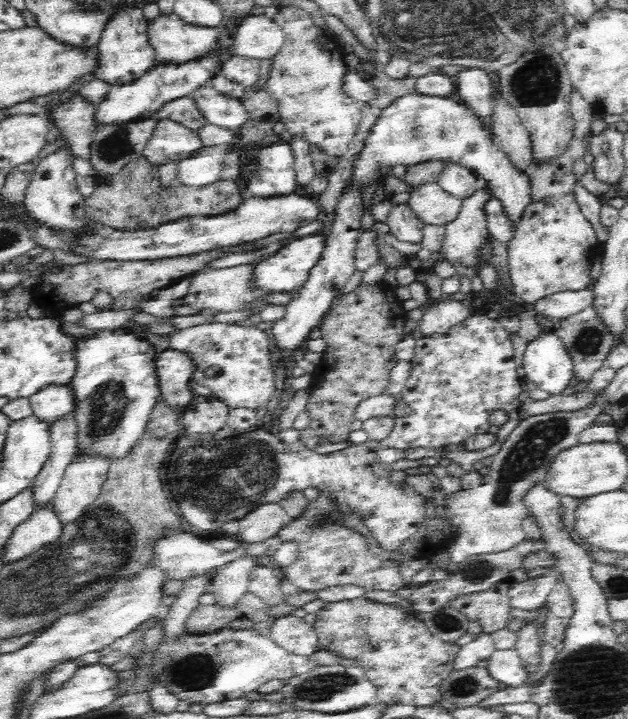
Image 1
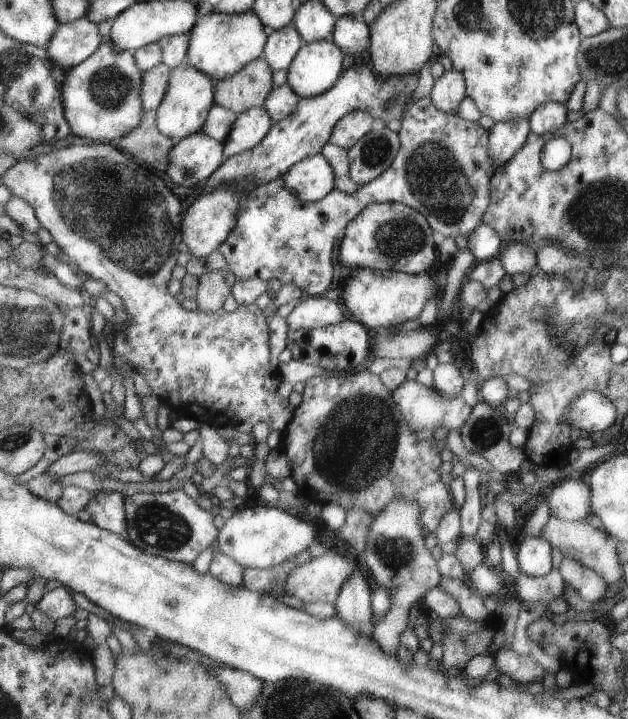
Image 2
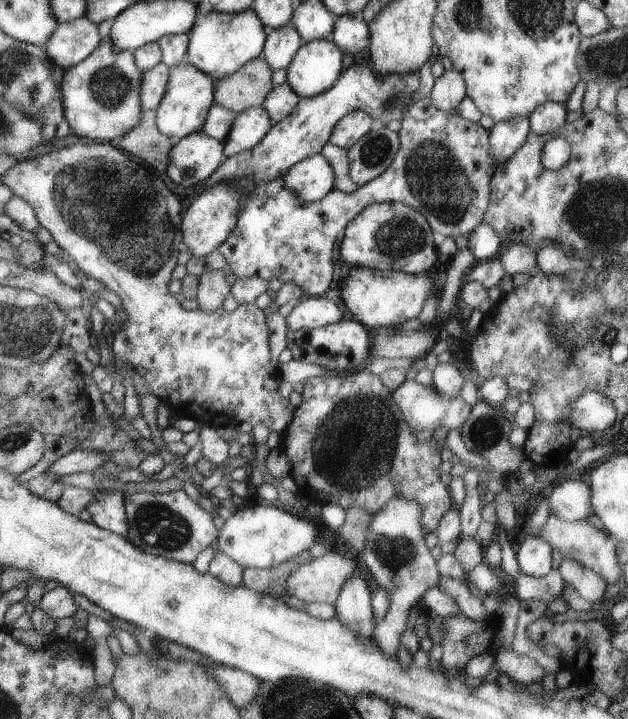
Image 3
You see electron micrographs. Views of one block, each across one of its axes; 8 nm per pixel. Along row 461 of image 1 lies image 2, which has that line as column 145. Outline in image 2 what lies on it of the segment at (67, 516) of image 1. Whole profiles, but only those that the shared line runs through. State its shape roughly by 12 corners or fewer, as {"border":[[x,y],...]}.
{"border":[[164,63],[144,73],[147,111],[161,107],[172,71]]}

